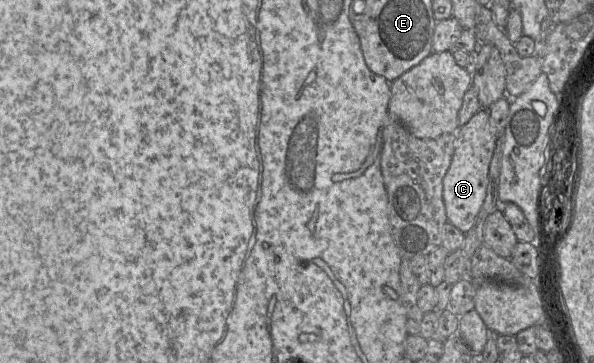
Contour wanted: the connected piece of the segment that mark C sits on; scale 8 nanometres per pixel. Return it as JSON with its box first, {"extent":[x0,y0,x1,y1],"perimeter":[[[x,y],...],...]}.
{"extent":[443,109,496,233],"perimeter":[[[488,109],[478,111],[455,133],[454,154],[443,178],[443,201],[447,221],[463,233],[475,224],[485,200],[489,167],[496,146],[496,130],[490,125]]]}

